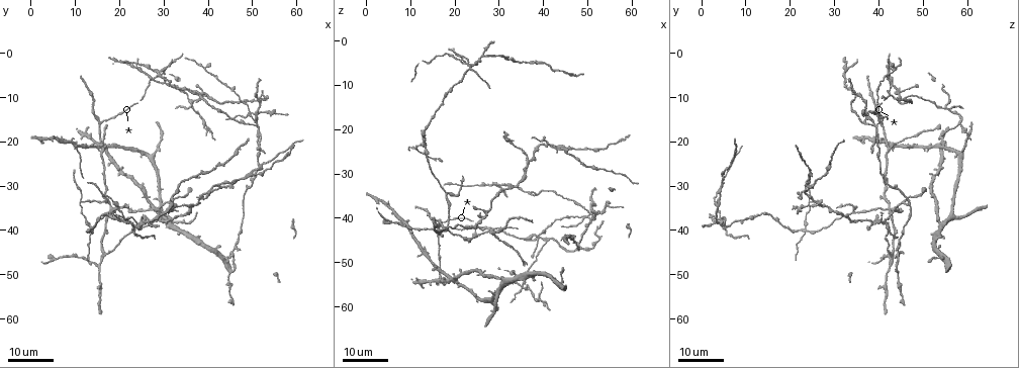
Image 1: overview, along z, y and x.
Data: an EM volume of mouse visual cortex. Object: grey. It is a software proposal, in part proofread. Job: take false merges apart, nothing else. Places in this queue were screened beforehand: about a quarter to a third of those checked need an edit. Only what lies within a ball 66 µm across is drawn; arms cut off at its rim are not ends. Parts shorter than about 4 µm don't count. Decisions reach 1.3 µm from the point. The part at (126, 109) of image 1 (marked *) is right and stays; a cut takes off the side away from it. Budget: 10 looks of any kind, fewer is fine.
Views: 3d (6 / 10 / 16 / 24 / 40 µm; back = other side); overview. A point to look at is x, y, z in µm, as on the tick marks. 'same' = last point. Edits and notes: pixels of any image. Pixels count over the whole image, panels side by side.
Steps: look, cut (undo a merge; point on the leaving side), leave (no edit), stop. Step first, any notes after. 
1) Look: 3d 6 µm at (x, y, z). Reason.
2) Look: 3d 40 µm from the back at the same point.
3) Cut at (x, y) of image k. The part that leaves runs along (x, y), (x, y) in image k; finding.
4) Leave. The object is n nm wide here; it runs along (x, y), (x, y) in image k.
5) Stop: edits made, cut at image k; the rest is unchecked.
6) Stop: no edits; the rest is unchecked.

Look: 3d 24 µm at (27.5, 5.5, 42.5). Looks like a crossing.

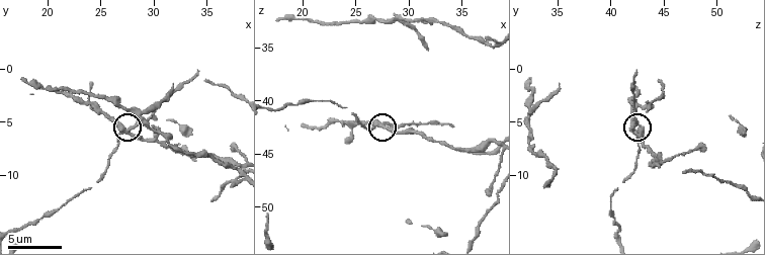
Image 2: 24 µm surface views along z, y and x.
Look: 3d 6 µm at (27.8, 6.0, 42.2).

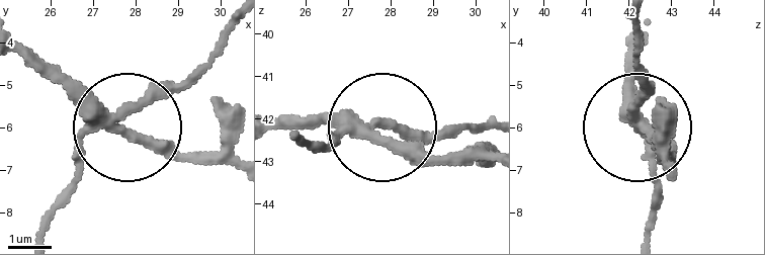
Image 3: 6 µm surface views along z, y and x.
Leave. 4 arms meet here; it runs along (292, 133), (329, 144), (364, 129), (459, 161) in image 3; all the same neuron.

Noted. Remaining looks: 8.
Look: 3d 16 µm at (18.0, 35.5, 34.5). Side arm on a straight run.

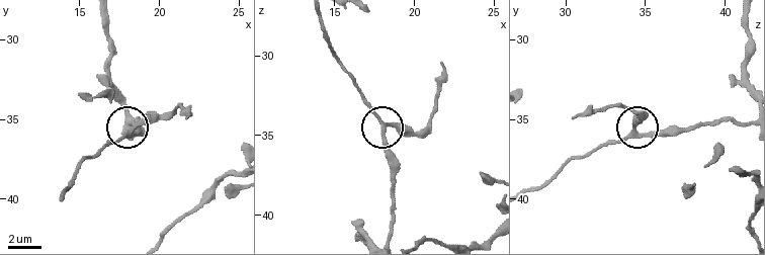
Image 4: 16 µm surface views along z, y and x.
Look: 3d 10 µm at (18.2, 35.8, 34.4).

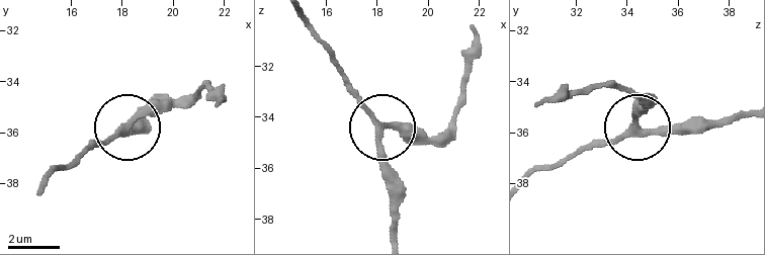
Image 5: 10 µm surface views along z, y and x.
Leave. 3 arms meet here; it runs along (395, 236), (381, 132), (388, 126), (431, 136) in image 5; all the same neuron.

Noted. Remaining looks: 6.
Look: 3d 24 µm at (17.0, 45.0, 42.5).

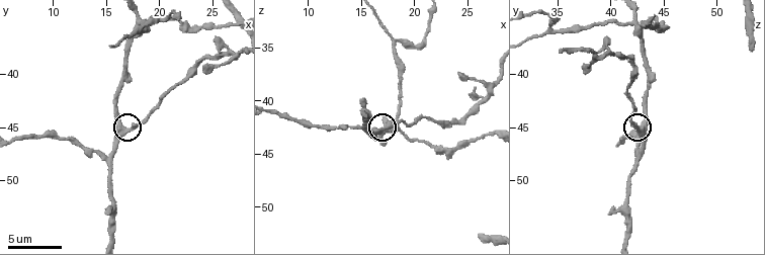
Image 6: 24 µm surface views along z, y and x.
Look: 3d 6 µm at (17.0, 45.2, 42.8). Closer look.

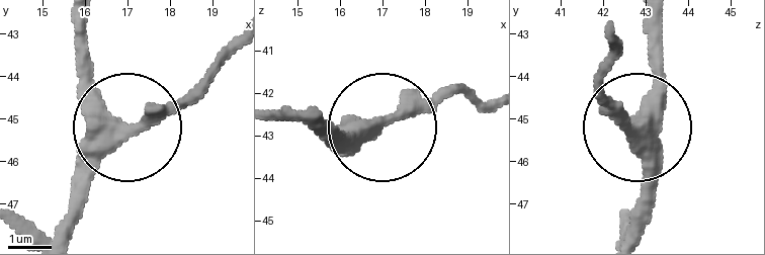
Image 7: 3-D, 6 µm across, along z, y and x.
Leave. The object is 380 nm wide here; it runs along (657, 23), (657, 99), (634, 143), (646, 216) in image 7; one neuron here.

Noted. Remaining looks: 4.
Look: 3d 10 µm at (18.2, 35.2, 42.2). Looks like a crossing.

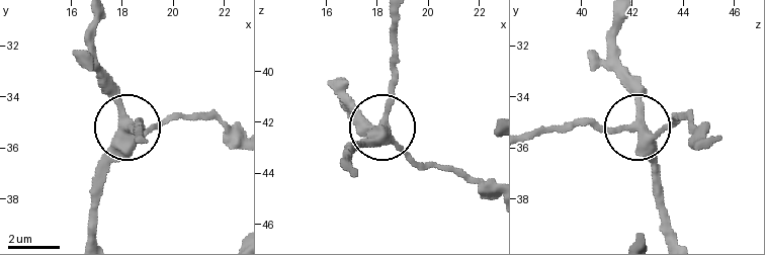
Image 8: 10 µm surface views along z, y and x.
Leave. The object is 370 nm wide here; continuous, no second neuron.

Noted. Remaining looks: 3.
Look: 3d 16 µm at (29.0, 35.0, 43.5). Side arm on a straight run.

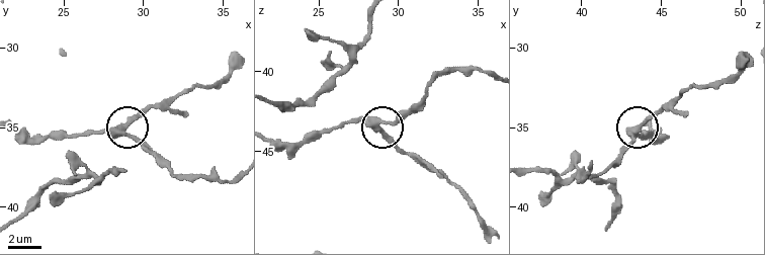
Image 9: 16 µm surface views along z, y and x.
Look: 3d 6 µm at (28.9, 35.0, 43.4).

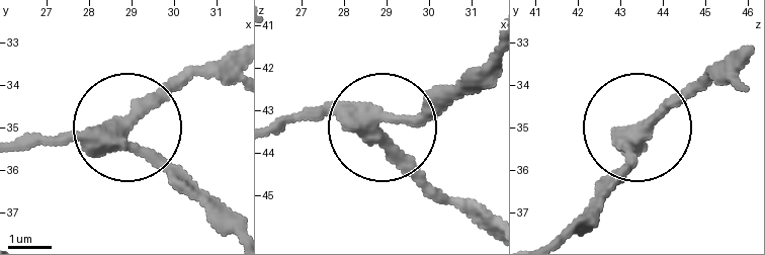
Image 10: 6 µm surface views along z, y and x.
Leave. The object is 340 nm wide here; it runs along (19, 141), (117, 138), (190, 69) in image 10; all the same neuron.

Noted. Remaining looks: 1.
Stop: no edits; the rest is unchecked.

